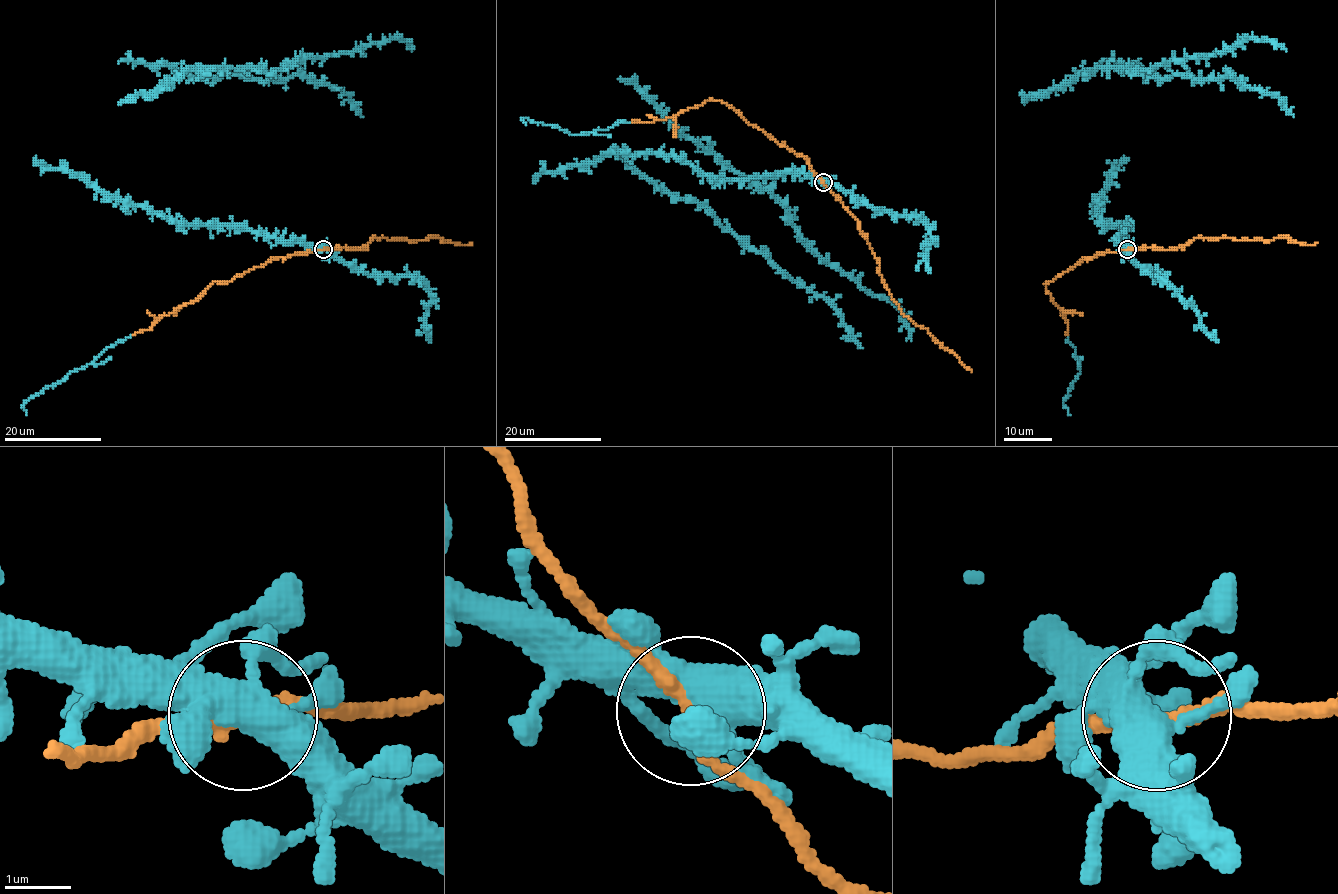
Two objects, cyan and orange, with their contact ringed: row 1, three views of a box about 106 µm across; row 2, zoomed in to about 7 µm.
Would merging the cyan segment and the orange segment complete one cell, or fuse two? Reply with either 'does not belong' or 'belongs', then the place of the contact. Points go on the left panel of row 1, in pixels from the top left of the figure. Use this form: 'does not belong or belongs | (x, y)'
belongs | (323, 249)

